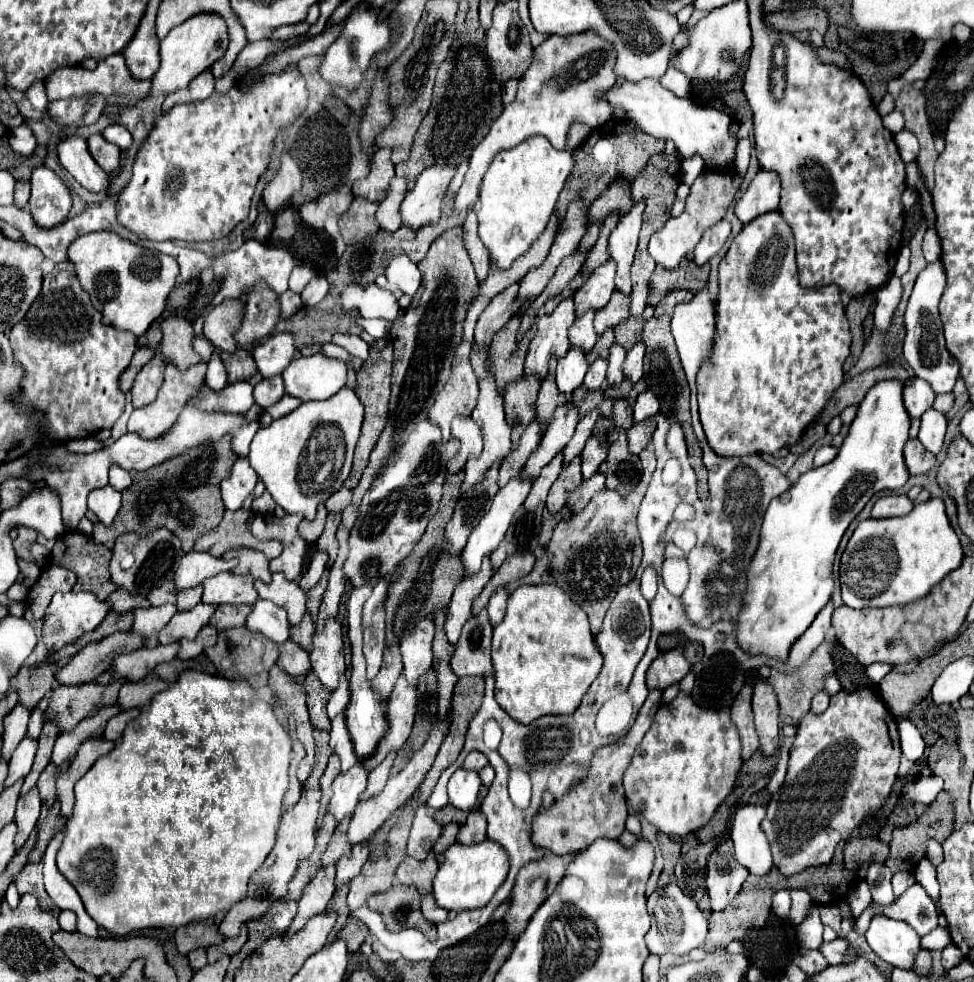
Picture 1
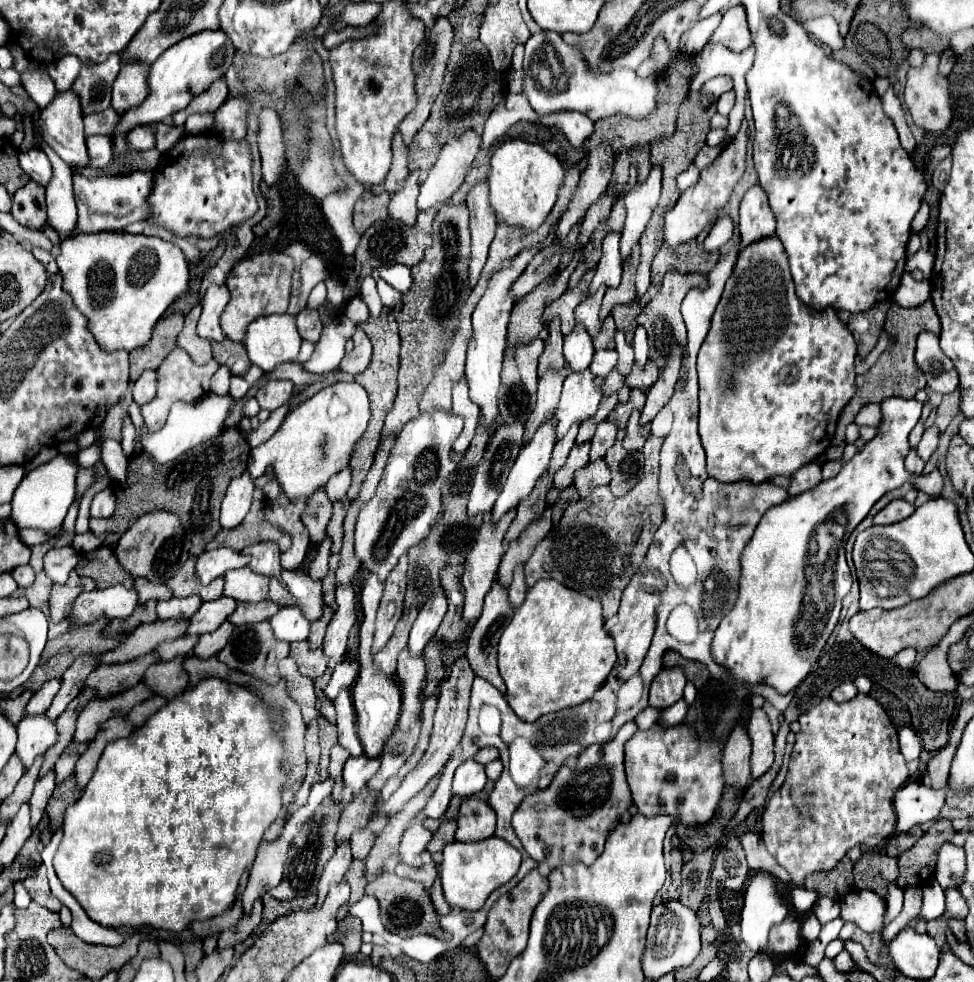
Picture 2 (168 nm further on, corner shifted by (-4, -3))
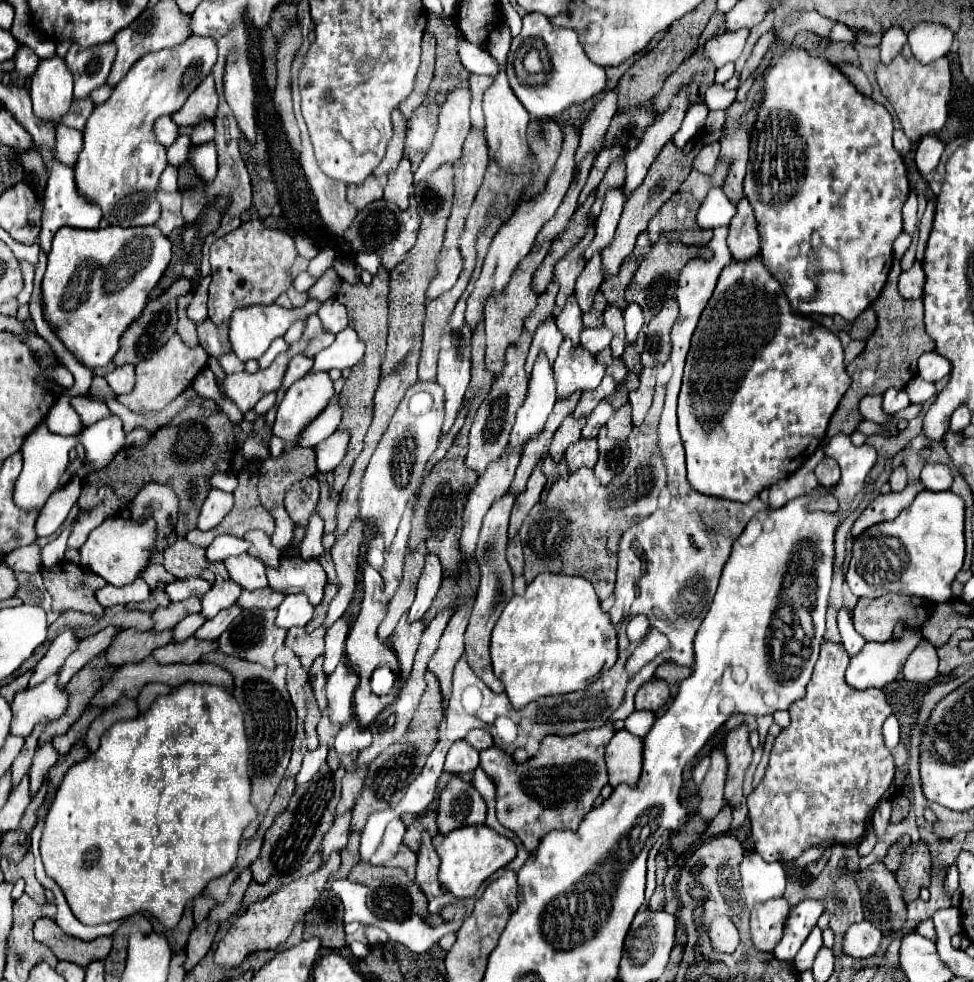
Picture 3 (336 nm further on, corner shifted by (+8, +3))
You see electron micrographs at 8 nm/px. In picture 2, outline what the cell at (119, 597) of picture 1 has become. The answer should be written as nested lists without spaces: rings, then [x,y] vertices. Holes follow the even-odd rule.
[[[134,580],[134,588],[138,592],[138,604],[144,604],[148,600],[168,600],[170,592],[164,584],[152,584],[148,580]]]

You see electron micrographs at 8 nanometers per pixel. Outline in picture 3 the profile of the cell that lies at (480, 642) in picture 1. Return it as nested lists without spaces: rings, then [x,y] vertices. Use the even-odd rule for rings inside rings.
[[[506,492],[502,498],[498,498],[492,504],[488,514],[484,516],[484,524],[482,524],[478,544],[476,544],[476,560],[480,564],[482,578],[480,578],[480,586],[478,586],[476,604],[474,604],[474,610],[472,610],[468,628],[466,628],[466,658],[468,658],[468,664],[474,670],[474,674],[494,692],[504,692],[504,684],[492,672],[490,632],[492,632],[498,616],[502,614],[504,606],[512,598],[512,570],[510,570],[508,560],[506,560],[506,542],[508,542],[508,518],[510,518],[514,498],[516,496]]]

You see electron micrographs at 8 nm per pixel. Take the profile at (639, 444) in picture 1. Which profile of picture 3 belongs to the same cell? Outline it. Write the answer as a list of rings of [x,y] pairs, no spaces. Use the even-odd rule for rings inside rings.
[[[622,406],[620,410],[614,412],[614,416],[606,424],[608,428],[608,438],[614,440],[626,440],[628,434],[632,432],[632,418],[630,418],[630,406]]]

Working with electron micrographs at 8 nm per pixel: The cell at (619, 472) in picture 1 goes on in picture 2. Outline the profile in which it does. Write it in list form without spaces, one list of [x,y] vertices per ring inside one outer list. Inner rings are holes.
[[[618,430],[614,446],[604,456],[604,462],[608,464],[608,468],[612,472],[610,490],[614,496],[624,496],[628,490],[632,490],[638,484],[638,480],[642,476],[642,468],[644,468],[642,452],[630,452],[622,446],[624,436],[626,436],[626,432]]]

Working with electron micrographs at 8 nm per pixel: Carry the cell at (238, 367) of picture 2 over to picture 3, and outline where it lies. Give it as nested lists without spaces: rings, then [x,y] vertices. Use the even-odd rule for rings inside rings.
[[[208,318],[198,324],[198,338],[200,346],[208,352],[208,356],[218,358],[226,352],[230,352],[230,340],[228,340],[228,326],[216,326]]]

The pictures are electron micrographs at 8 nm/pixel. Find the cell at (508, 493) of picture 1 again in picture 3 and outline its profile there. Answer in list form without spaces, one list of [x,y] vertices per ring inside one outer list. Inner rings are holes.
[[[542,352],[534,362],[528,392],[516,414],[516,424],[512,428],[508,444],[522,446],[528,442],[528,438],[532,438],[532,434],[538,434],[540,428],[544,428],[544,422],[554,408],[554,402],[556,402],[554,370],[546,354]]]

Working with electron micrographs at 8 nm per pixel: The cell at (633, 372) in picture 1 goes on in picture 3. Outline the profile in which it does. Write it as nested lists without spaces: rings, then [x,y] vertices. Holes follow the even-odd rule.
[[[636,302],[628,304],[628,308],[624,310],[624,320],[626,320],[626,340],[634,342],[638,332],[644,326],[644,310],[642,310],[642,306],[636,304]]]

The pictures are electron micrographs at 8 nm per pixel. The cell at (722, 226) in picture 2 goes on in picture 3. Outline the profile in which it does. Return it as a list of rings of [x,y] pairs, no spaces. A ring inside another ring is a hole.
[[[710,188],[698,208],[696,220],[700,228],[716,228],[716,226],[728,226],[734,214],[736,206],[726,198],[722,188]]]

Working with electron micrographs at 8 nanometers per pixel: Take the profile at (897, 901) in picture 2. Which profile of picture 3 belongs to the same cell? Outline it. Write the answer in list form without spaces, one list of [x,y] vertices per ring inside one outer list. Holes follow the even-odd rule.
[[[868,920],[851,925],[844,936],[842,952],[854,958],[868,958],[877,951],[882,932]]]

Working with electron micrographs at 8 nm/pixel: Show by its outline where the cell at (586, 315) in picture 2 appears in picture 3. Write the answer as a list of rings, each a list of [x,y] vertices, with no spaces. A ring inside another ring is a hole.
[[[594,254],[586,268],[582,270],[578,282],[576,282],[576,298],[578,298],[578,304],[582,308],[582,312],[588,312],[588,308],[592,306],[594,302],[594,294],[598,292],[600,284],[604,280],[604,270],[602,270],[602,256],[600,254]]]

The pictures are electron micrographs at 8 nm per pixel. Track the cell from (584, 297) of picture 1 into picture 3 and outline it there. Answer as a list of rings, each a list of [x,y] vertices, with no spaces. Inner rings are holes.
[[[612,188],[612,190],[606,192],[602,212],[596,220],[596,236],[588,244],[588,248],[584,252],[586,254],[584,258],[592,258],[594,252],[602,252],[612,242],[614,230],[616,230],[618,220],[620,220],[620,214],[624,210],[624,202],[626,202],[626,196],[624,196],[622,188]]]

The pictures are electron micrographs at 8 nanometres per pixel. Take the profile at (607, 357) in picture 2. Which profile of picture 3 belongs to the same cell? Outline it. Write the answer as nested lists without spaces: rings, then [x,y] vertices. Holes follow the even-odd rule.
[[[600,326],[600,328],[584,328],[582,336],[580,336],[580,344],[592,354],[598,354],[606,346],[610,346],[610,340],[612,340],[612,332],[608,328],[604,328],[604,326]]]

